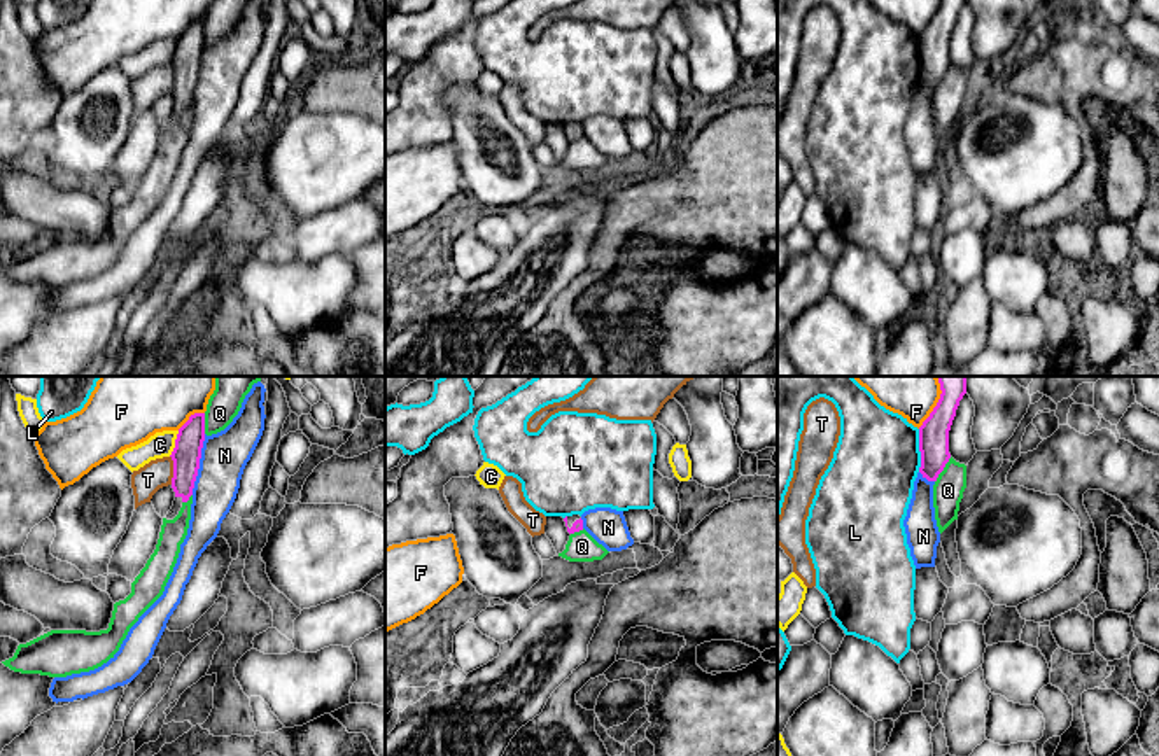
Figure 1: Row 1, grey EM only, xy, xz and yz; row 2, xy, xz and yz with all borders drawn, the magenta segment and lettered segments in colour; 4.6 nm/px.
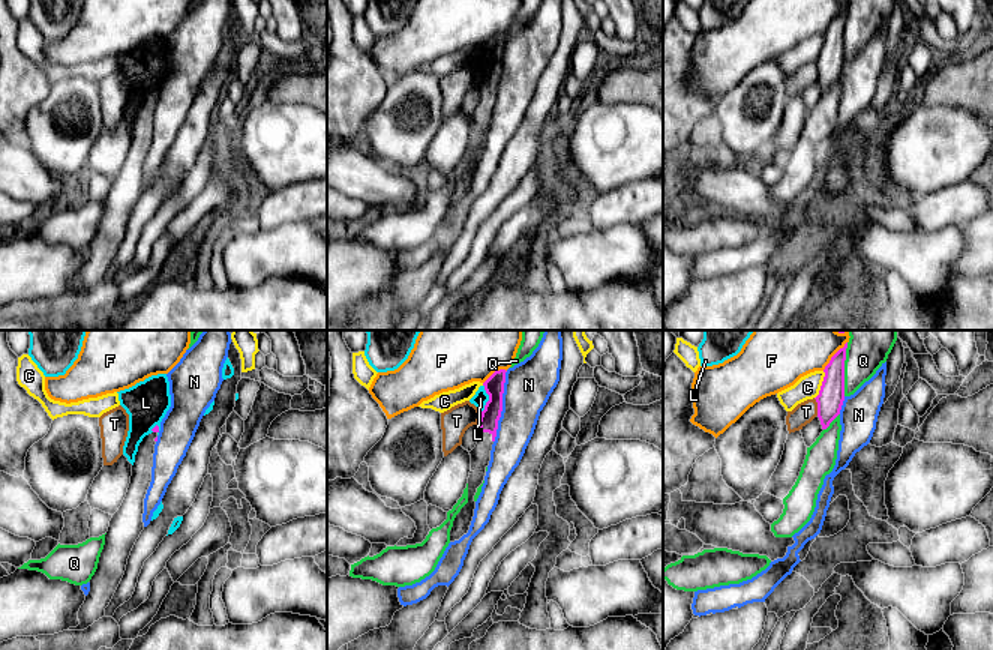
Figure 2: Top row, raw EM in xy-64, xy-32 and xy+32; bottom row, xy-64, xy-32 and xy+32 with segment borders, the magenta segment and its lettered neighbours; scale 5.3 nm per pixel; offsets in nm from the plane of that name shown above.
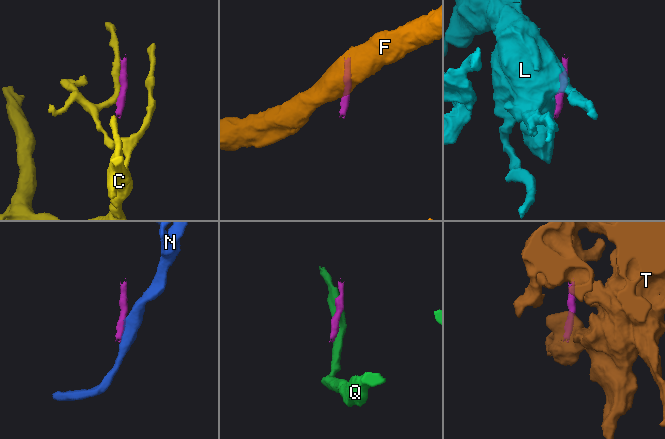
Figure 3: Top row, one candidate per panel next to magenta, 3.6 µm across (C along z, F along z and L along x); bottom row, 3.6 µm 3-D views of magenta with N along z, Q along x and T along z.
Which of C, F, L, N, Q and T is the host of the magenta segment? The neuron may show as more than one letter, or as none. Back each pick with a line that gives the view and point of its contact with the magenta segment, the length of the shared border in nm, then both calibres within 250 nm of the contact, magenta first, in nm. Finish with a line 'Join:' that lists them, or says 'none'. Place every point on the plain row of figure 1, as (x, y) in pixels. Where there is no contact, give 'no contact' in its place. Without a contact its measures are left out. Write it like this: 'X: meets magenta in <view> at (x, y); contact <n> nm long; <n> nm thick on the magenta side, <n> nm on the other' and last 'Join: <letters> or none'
Join: none

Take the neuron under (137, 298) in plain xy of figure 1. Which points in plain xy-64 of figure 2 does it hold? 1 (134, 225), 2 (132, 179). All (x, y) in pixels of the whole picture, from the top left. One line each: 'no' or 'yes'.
1: yes
2: no

